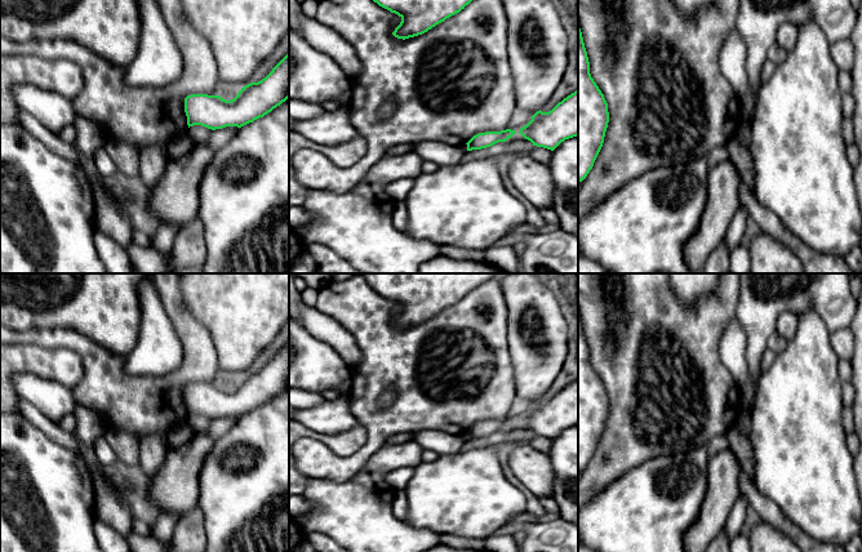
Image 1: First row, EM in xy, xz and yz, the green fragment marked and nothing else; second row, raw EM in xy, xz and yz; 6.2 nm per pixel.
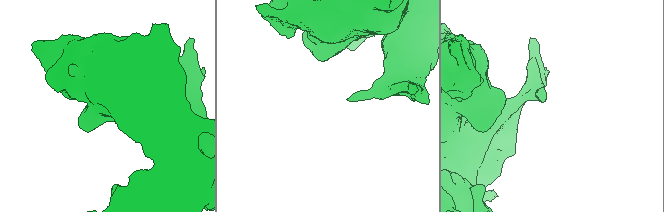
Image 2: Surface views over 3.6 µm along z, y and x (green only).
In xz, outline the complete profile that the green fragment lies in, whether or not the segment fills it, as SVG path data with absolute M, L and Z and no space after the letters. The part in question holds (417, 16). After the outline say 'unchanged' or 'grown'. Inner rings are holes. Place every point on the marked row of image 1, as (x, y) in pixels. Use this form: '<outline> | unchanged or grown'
M373 0L379 6L397 14L400 25L392 35L397 39L409 39L422 35L459 13L472 0Z | unchanged

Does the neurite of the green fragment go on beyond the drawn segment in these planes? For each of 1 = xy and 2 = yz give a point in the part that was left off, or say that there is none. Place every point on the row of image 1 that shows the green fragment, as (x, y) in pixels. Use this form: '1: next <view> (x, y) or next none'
1: next none
2: next none

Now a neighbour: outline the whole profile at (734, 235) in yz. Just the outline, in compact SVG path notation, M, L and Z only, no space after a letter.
M743 205L738 208L724 235L724 242L729 249L745 244L747 210Z

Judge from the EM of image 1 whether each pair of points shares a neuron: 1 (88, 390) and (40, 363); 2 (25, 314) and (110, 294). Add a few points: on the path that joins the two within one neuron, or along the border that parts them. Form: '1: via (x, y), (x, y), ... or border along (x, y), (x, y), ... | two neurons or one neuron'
1: border along (76, 352), (81, 360), (83, 378), (71, 390) | two neurons
2: via (45, 312), (72, 302), (80, 294), (89, 294) | one neuron

